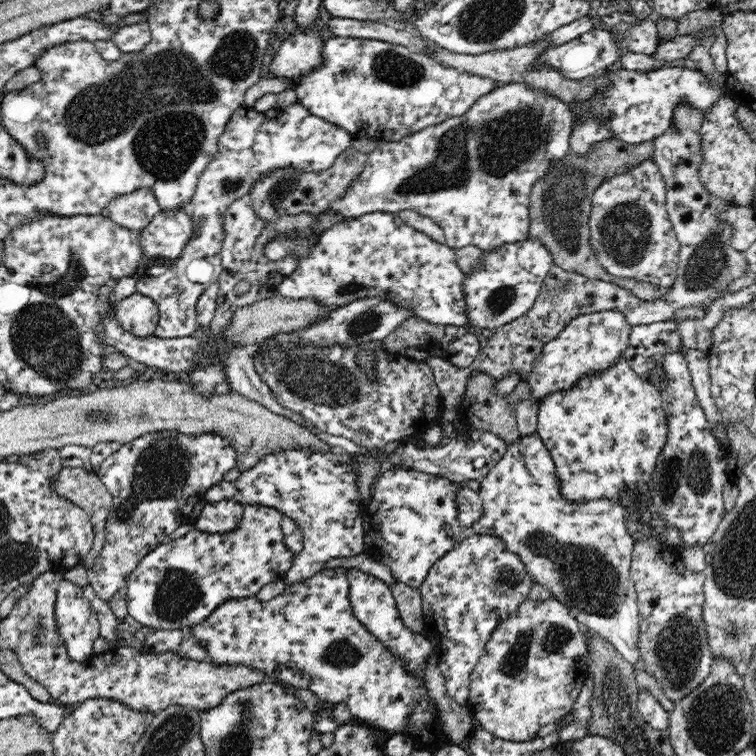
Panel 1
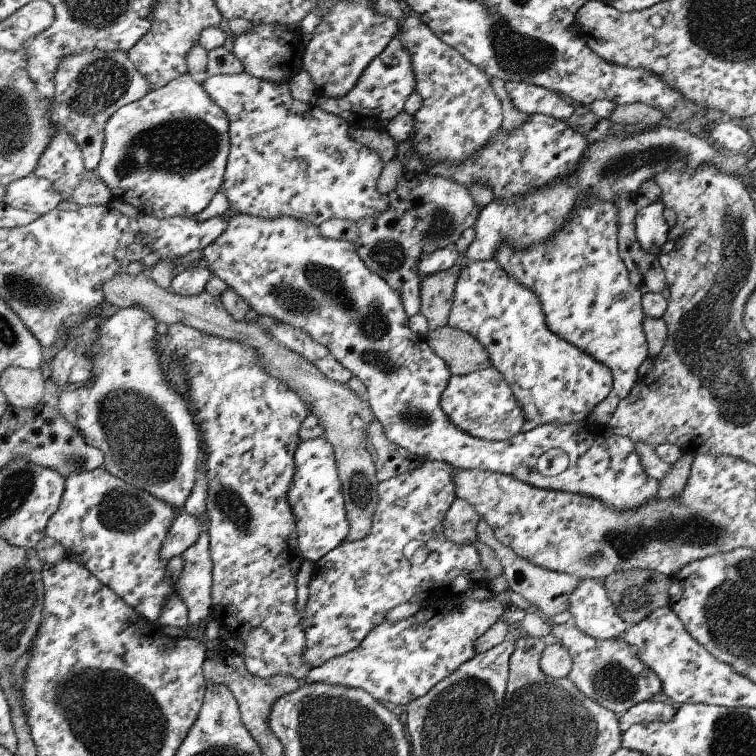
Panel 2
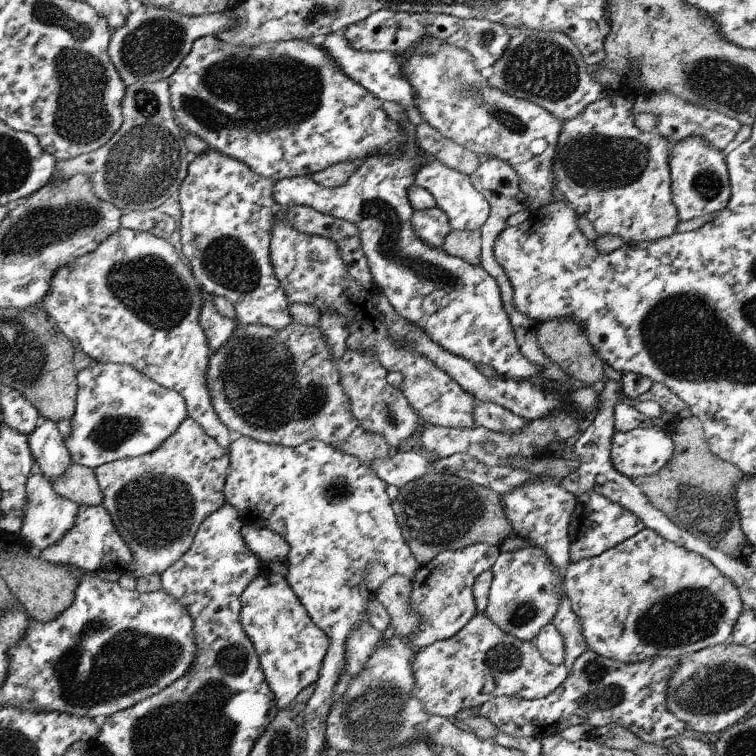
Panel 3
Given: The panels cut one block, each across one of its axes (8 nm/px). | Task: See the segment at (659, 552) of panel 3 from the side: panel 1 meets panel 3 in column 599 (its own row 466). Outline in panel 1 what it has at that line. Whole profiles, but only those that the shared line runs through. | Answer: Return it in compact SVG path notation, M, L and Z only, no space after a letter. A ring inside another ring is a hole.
M623 356L608 371L587 375L570 390L560 390L540 400L536 429L554 461L564 499L580 503L599 498L619 500L620 491L630 487L640 503L650 504L651 474L668 442L667 418L658 387L636 375Z

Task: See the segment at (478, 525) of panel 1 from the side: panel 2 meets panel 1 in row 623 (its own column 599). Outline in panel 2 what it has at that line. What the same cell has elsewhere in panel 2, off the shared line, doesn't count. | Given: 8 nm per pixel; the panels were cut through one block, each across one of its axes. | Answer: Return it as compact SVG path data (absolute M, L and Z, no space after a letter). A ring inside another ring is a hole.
M580 580L570 594L568 611L572 614L572 622L596 640L618 638L626 630L626 622L616 614L608 598L604 580Z

